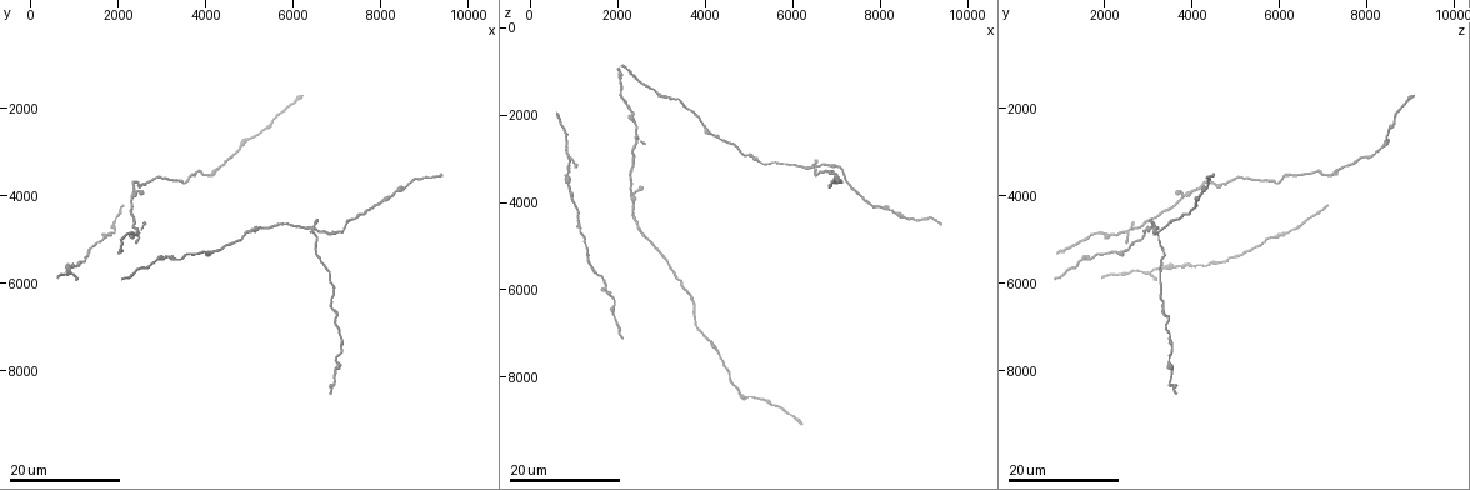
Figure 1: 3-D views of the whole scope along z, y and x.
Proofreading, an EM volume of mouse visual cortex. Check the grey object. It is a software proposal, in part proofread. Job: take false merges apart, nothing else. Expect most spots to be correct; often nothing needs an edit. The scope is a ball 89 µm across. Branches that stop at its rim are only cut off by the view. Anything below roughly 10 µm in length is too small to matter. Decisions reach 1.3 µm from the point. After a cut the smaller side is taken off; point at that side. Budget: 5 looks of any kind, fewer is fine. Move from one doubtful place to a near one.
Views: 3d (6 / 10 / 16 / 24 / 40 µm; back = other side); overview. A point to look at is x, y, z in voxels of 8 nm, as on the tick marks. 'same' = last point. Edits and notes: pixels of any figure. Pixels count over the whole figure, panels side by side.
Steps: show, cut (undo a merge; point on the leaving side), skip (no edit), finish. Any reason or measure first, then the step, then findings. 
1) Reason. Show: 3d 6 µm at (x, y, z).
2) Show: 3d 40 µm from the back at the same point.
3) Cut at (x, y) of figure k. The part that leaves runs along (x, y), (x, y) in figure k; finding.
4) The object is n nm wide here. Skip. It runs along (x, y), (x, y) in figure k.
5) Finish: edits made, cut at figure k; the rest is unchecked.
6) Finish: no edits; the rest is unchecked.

Thick turns thin. Show: 3d 24 µm at (2350, 3950, 4050).

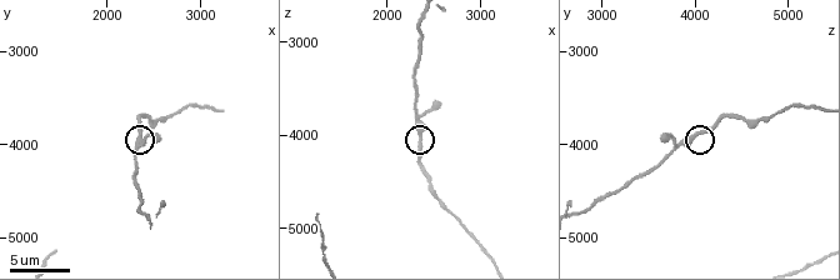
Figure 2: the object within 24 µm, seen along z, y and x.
Show: 3d 6 µm at (2350, 3900, 4000).

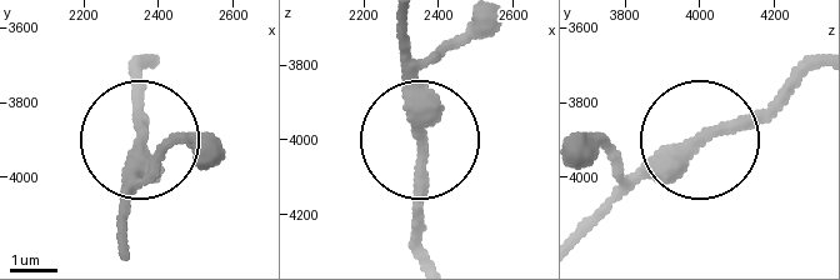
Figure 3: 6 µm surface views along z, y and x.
Skip. All the same neuron.

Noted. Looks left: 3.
Show: 3d 16 µm at (1650, 4950, 5850).

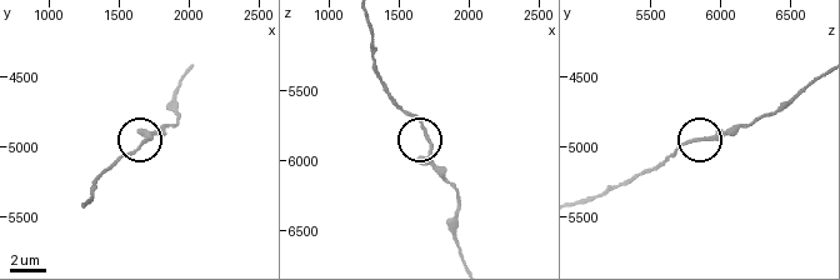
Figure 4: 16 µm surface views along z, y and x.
Show: 3d 10 µm at (1720, 4960, 5880).

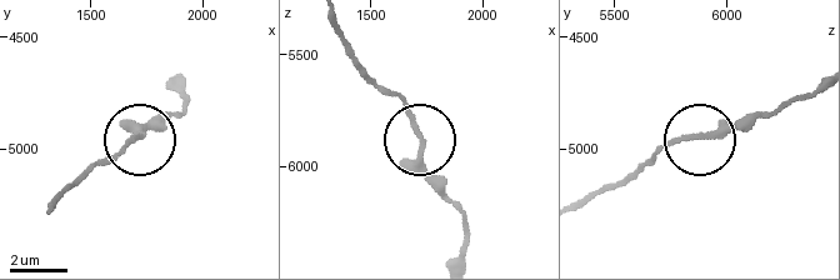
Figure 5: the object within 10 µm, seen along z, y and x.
3 arms meet here. Skip. It runs along (580, 206), (673, 141), (716, 136), (756, 118) in figure 5; one neuron here.

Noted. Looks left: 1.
Finish: no edits; the rest is unchecked.

